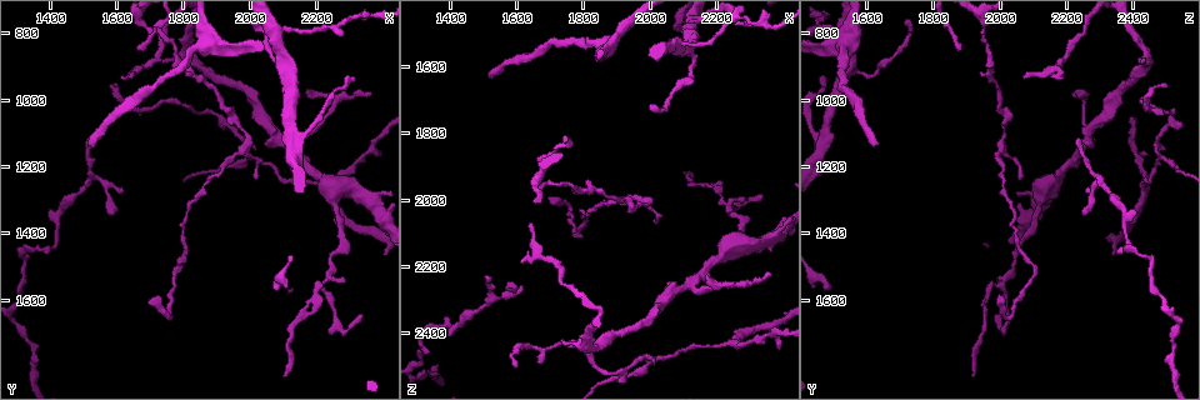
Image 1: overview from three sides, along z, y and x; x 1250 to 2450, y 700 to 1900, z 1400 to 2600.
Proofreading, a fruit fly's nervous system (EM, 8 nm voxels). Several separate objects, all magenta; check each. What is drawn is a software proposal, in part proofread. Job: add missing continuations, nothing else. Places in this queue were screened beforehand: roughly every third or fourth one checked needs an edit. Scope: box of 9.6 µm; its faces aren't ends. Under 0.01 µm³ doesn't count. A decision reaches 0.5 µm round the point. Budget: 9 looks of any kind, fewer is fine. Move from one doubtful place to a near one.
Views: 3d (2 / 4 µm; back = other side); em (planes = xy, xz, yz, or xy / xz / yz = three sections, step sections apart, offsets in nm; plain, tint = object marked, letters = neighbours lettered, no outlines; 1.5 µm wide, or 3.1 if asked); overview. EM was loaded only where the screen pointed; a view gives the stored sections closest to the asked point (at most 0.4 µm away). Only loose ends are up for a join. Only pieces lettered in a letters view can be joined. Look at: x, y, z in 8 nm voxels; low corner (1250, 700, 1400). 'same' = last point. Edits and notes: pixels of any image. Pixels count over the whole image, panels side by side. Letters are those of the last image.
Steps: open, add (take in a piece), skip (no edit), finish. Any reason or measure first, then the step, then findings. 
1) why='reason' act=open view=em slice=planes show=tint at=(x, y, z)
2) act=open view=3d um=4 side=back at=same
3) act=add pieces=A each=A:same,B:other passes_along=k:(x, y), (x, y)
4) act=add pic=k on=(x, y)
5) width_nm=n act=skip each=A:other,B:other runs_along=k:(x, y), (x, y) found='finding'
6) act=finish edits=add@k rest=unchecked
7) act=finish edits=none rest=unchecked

why='tapers out' act=open view=3d um=2 at=(2100, 1830, 1920)

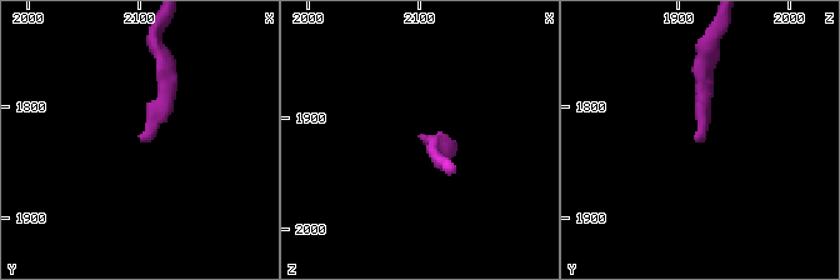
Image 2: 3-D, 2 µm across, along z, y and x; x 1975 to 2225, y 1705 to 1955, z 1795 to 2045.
act=open view=em slice=planes show=tint at=(2104, 1832, 1918)

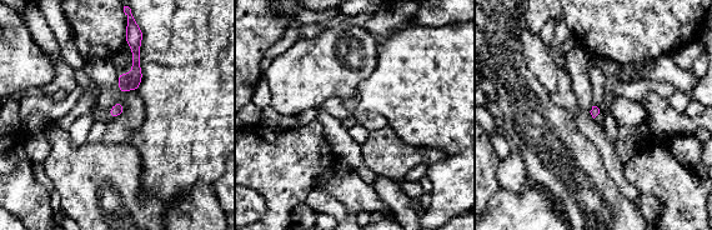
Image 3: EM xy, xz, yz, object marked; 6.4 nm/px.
why='see the neighbours' act=open view=em slice=planes show=letters at=same

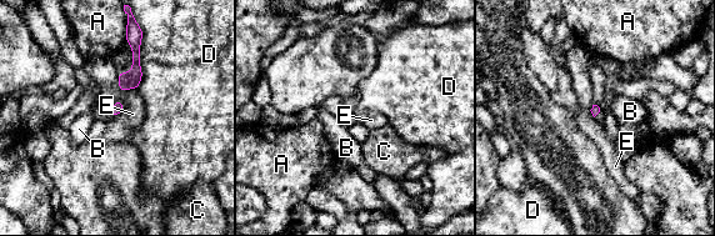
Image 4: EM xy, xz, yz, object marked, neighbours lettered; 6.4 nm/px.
longest_contact=D:380nm act=skip each=A:other,B:other,C:other,D:other,E:other found='none of them fits'

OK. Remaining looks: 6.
why='thin end' act=open view=em slice=planes show=plain at=(1620, 1270, 2260)

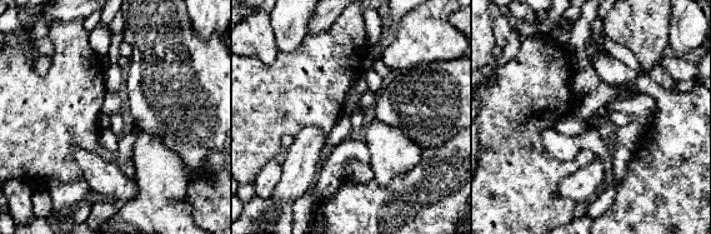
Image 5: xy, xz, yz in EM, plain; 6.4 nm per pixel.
act=open view=em slice=planes show=letters at=same

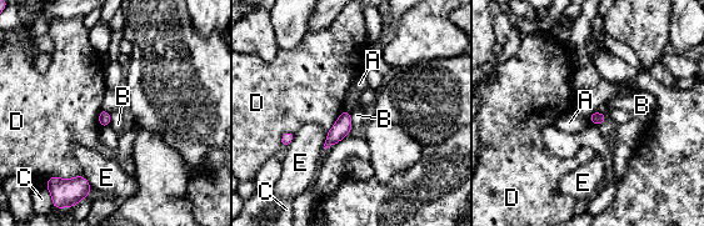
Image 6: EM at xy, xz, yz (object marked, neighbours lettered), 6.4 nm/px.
act=skip each=A:other,B:other,C:other,D:other,E:other border=6:(349, 112), (353, 126) found='no lettered piece goes on from it'

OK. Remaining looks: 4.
why='thin end' act=open view=3d um=2 at=(1610, 960, 2510)

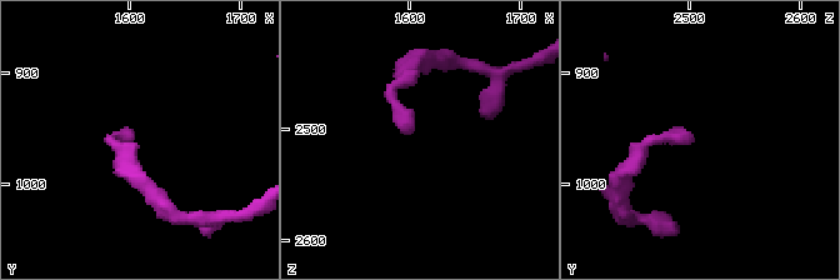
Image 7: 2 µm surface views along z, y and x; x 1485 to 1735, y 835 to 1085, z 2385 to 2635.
why='shape alone is not enough' act=open view=em slice=yz step=4 show=tint at=(1604, 958, 2500)

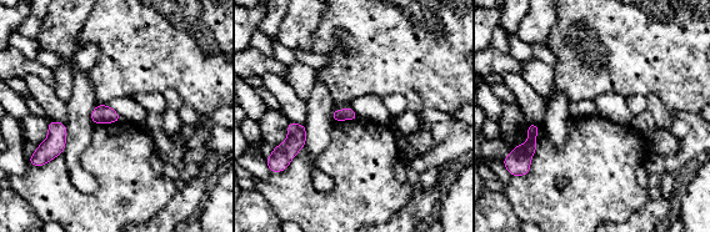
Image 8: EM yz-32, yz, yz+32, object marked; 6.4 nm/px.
act=open view=em slice=planes show=letters at=same

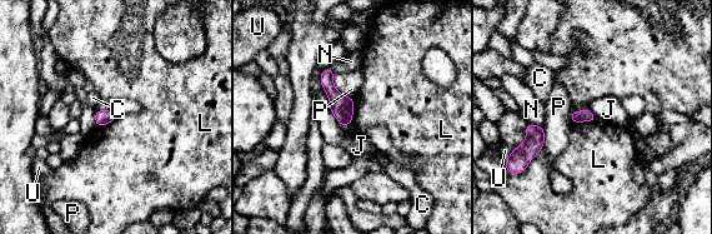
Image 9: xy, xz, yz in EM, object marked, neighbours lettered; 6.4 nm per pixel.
width_nm=80 act=skip each=C:other,J:other,L:other,N:other,P:other,U:other border=9:(354, 98), (354, 115), (347, 125) found='none of them fits'

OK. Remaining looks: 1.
why='tapers out' act=open view=em slice=planes show=letters at=(2280, 1530, 2000)

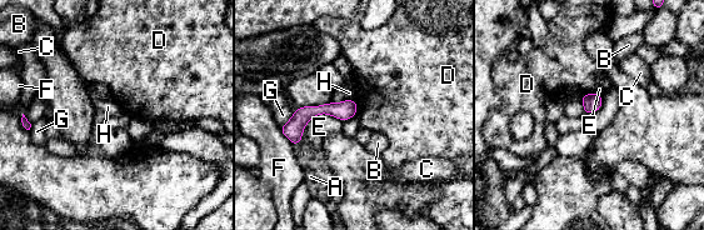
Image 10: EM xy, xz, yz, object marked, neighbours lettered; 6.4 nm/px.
width_nm=120 act=skip each=A:other,B:other,C:other,D:other,E:other,F:other,G:other,H:other runs_along=10:(353, 103), (309, 111), (284, 129) found='no lettered piece goes on from it'

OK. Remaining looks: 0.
act=finish edits=none rest=unchecked

